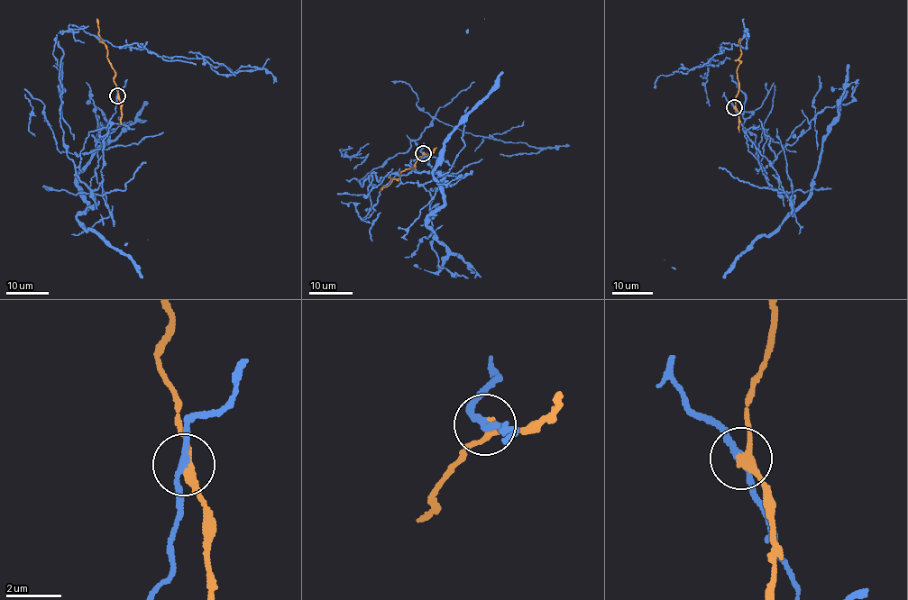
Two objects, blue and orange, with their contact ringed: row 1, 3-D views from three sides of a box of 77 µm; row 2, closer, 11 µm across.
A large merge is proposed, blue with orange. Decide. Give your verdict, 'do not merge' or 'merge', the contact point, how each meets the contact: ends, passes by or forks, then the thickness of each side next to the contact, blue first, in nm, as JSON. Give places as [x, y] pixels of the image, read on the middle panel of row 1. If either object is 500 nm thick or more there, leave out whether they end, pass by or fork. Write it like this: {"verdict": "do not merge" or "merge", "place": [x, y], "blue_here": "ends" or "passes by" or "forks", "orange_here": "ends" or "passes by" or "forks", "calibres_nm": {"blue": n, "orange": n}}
{"verdict": "do not merge", "place": [423, 153], "blue_here": "passes by", "orange_here": "passes by", "calibres_nm": {"blue": 240, "orange": 300}}

